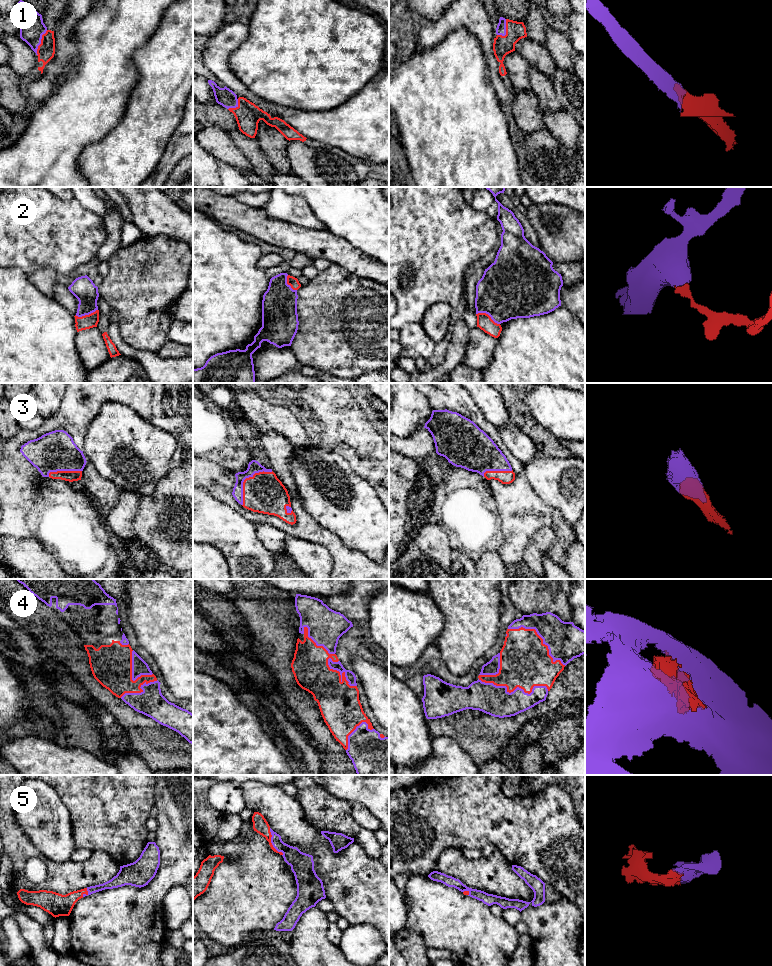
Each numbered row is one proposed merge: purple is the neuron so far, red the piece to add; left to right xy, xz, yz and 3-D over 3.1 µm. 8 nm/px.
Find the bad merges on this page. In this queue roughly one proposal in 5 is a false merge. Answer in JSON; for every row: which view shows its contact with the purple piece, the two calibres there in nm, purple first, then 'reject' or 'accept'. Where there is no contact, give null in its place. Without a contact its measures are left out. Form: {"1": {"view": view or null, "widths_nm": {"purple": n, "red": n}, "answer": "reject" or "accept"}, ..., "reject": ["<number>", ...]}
{"1": {"view": "xy", "widths_nm": {"purple": 200, "red": 140}, "answer": "accept"}, "2": {"view": "yz", "widths_nm": {"purple": 460, "red": 120}, "answer": "accept"}, "3": {"view": "xz", "widths_nm": {"purple": 100, "red": 320}, "answer": "accept"}, "4": {"view": "yz", "widths_nm": {"purple": 240, "red": 400}, "answer": "accept"}, "5": {"view": "xz", "widths_nm": {"purple": 150, "red": 120}, "answer": "accept"}, "reject": []}

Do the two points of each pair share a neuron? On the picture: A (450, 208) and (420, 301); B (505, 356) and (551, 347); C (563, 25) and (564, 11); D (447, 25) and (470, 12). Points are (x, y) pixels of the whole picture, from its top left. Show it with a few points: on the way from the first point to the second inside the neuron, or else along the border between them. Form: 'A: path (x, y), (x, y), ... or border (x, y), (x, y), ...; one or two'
A: path (427, 231), (420, 238), (420, 278); one
B: path (516, 356), (540, 356); one
C: path (563, 22), (563, 14); one
D: path (453, 19), (464, 12); one

